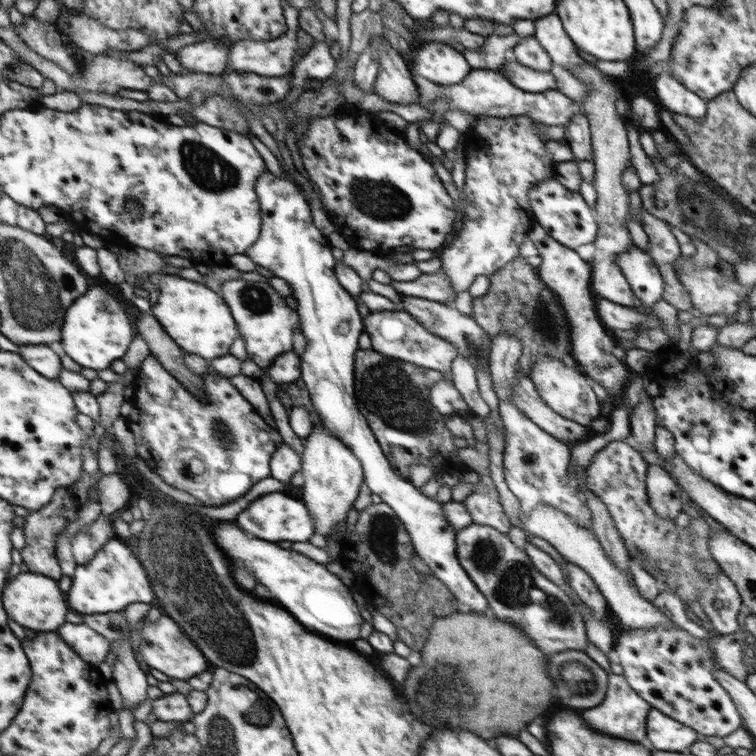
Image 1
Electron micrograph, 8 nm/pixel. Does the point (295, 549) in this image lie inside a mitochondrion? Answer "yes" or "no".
no

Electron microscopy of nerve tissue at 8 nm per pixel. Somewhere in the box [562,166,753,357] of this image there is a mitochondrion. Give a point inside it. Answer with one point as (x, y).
(702, 215)

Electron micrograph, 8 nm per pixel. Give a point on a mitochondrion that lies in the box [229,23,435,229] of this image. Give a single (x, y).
(377, 197)

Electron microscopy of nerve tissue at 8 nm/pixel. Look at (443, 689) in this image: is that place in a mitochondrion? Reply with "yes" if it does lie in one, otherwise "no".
yes

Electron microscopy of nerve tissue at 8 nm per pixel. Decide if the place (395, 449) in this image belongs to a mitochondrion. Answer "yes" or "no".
no

